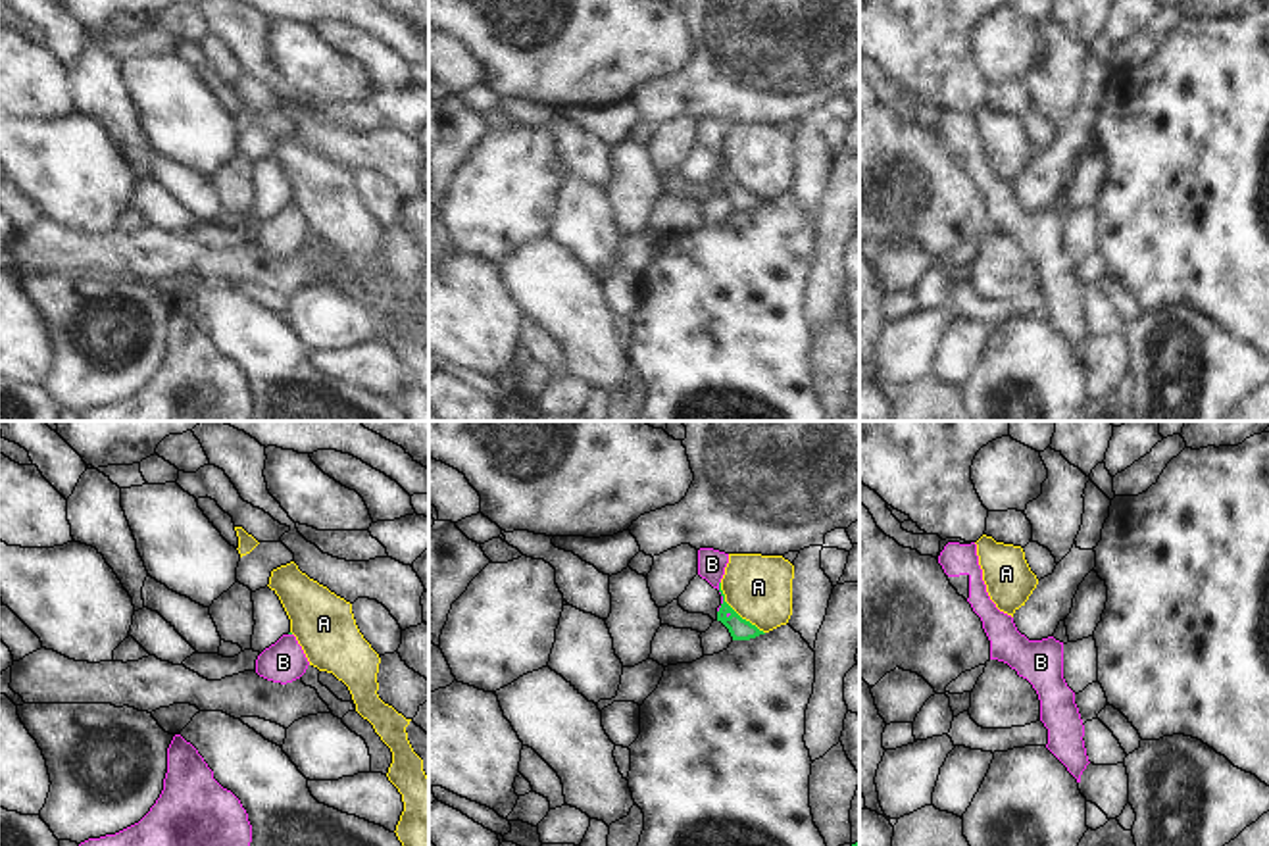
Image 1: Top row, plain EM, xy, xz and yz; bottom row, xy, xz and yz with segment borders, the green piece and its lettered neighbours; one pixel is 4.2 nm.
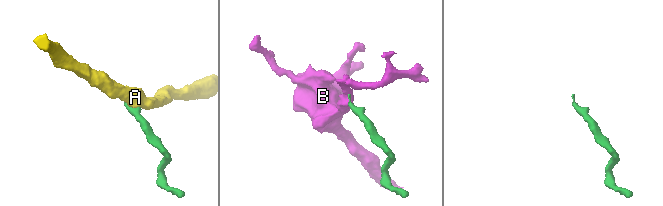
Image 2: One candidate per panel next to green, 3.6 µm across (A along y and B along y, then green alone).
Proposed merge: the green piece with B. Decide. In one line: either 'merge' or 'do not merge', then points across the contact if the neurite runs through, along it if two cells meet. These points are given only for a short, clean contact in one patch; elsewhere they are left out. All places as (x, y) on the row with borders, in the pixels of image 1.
merge; way xz (741, 629), (725, 616), (721, 595), (712, 564)

